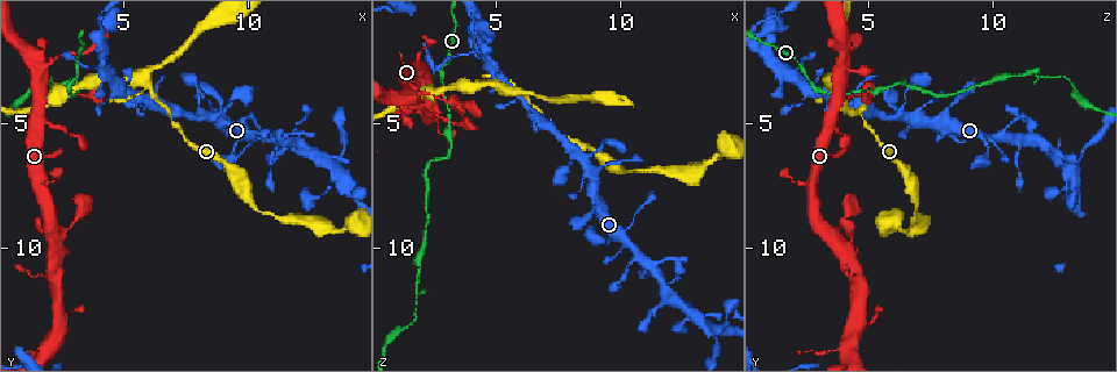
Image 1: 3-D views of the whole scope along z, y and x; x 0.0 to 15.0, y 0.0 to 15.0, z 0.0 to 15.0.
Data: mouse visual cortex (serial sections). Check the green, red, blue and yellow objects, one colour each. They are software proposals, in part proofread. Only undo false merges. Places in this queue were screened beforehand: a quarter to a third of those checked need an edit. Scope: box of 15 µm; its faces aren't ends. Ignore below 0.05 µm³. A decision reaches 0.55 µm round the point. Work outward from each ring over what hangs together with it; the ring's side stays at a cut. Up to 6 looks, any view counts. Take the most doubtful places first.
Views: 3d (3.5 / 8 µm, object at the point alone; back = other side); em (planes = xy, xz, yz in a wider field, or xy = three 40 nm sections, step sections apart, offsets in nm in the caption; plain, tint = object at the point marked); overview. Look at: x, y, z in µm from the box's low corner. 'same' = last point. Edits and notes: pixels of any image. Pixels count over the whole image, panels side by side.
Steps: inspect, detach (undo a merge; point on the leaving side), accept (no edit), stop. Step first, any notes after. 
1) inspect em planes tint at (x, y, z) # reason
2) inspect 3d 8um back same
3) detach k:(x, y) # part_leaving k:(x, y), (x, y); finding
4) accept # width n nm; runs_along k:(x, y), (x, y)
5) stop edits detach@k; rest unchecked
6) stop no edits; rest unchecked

inspect 3d 3.5um back at (11.9, 5.0, 11.5) # thick turns thin

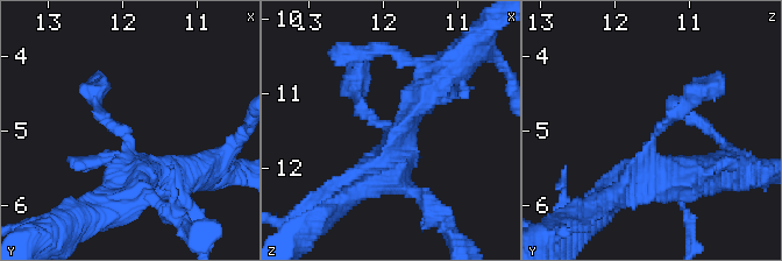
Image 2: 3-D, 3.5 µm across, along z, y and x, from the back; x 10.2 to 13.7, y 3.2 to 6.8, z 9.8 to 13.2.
inspect em xy step 3 tint at (11.95, 5.05, 11.45)

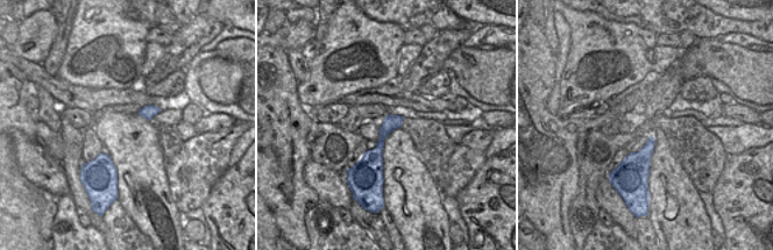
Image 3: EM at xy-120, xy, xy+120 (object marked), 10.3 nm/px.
accept # runs_along 3:(397, 118), (380, 143), (380, 176); one cell here

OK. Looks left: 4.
inspect em xy step 2 tint at (4.3, 1.1, 1.2) # sudden change in width

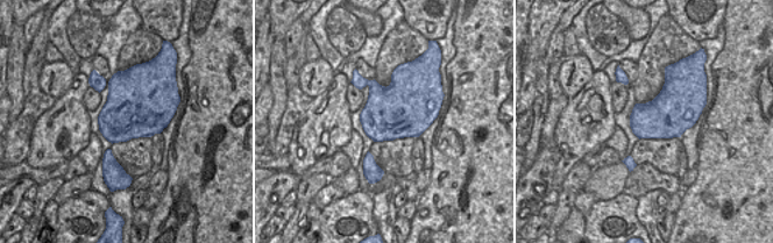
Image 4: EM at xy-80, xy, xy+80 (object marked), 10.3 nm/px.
inspect 3d 3.5um same

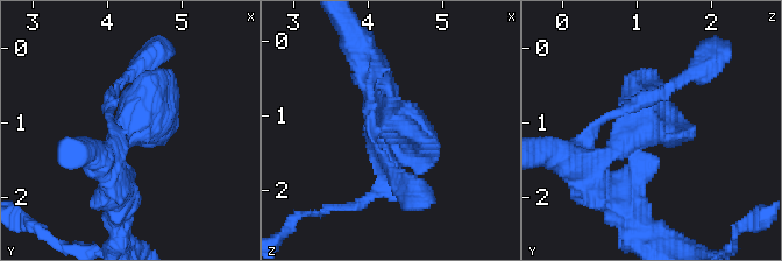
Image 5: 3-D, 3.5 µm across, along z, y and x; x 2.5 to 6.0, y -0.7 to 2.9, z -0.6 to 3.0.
accept # runs_along 5:(632, 197), (641, 111), (682, 82); all the same cell

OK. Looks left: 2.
stop no edits; rest unchecked

